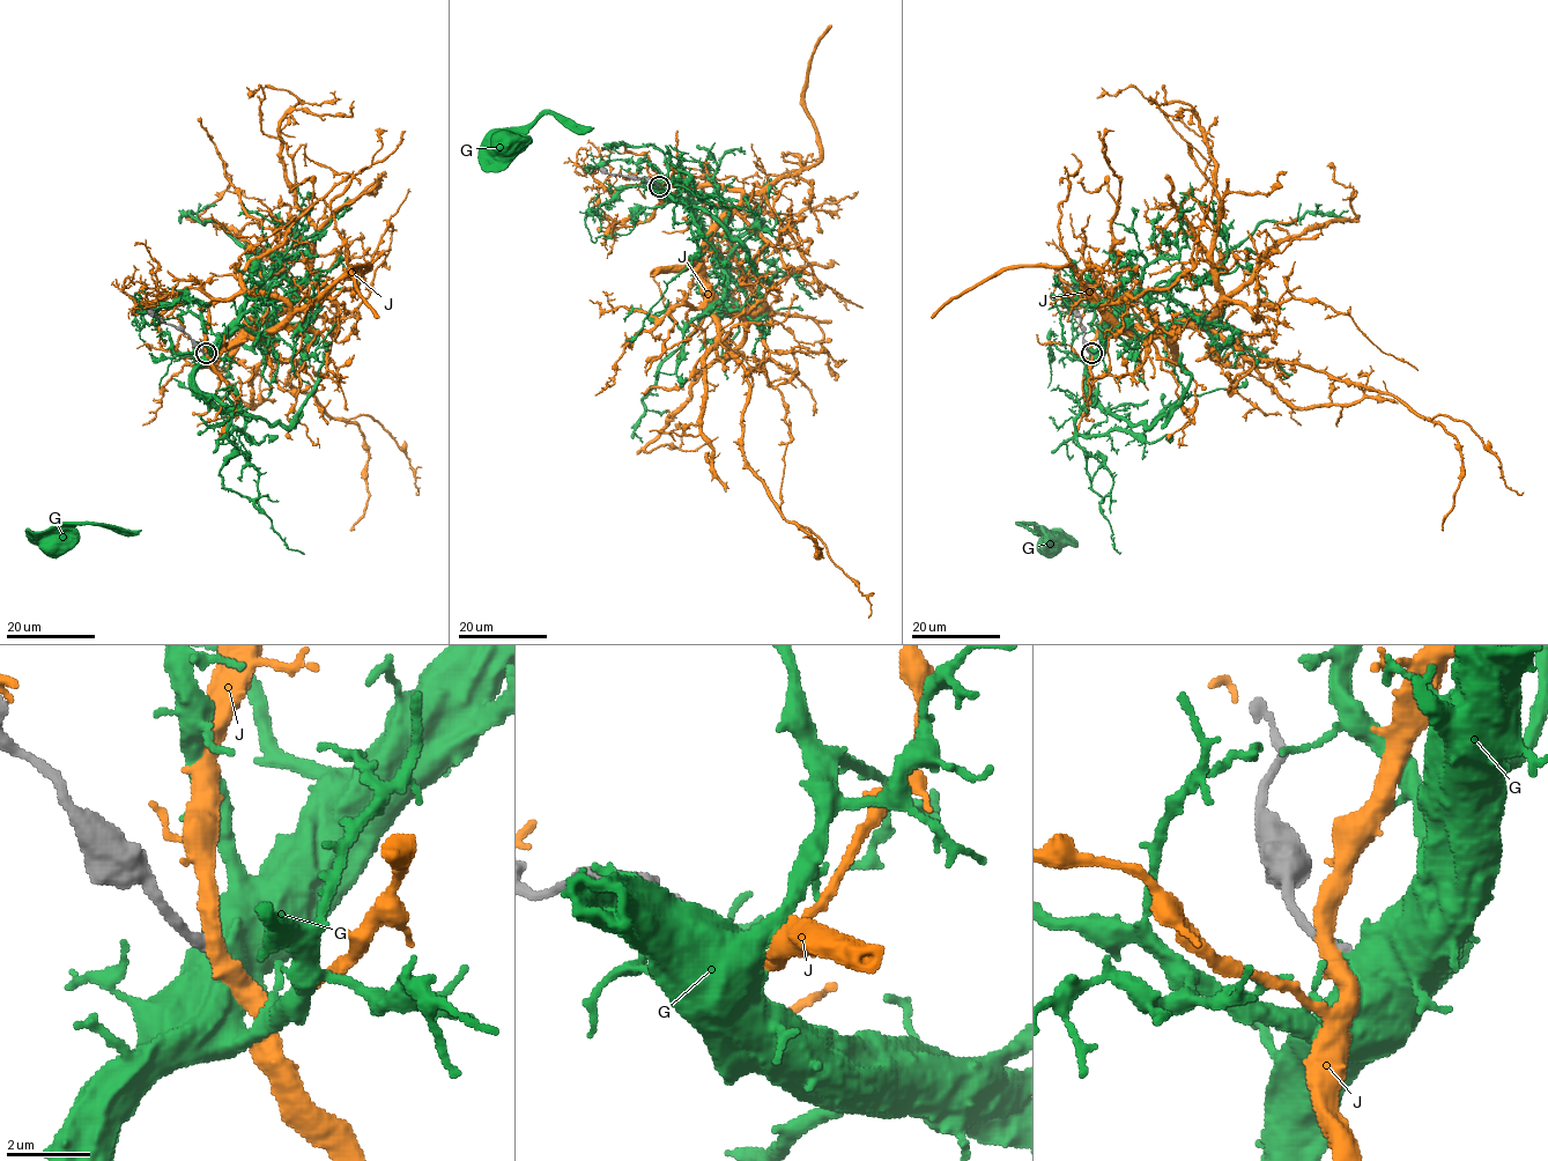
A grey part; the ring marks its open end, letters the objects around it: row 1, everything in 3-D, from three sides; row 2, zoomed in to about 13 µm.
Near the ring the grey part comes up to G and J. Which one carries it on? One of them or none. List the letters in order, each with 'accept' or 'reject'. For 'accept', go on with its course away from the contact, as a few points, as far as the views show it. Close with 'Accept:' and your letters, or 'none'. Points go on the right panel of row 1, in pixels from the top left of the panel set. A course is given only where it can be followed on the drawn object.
G: reject
J: reject
Accept: none

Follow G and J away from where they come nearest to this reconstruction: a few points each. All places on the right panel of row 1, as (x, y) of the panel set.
G: (1090, 354), (1087, 402), (1075, 419), (1090, 487), (1034, 530), (1020, 524), (1037, 524), (1056, 538), (1051, 540)
J: (1090, 354), (1110, 307), (1091, 294), (1140, 334), (1199, 327), (1249, 359), (1465, 421), (1523, 492)

